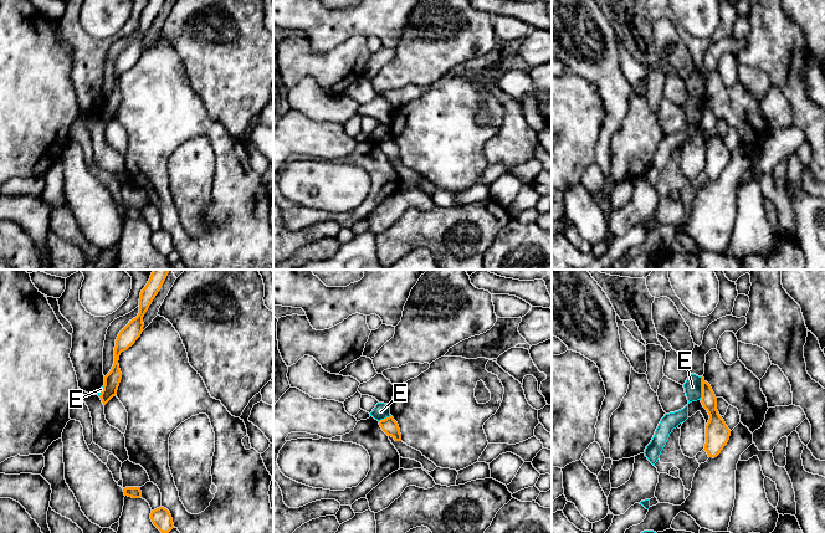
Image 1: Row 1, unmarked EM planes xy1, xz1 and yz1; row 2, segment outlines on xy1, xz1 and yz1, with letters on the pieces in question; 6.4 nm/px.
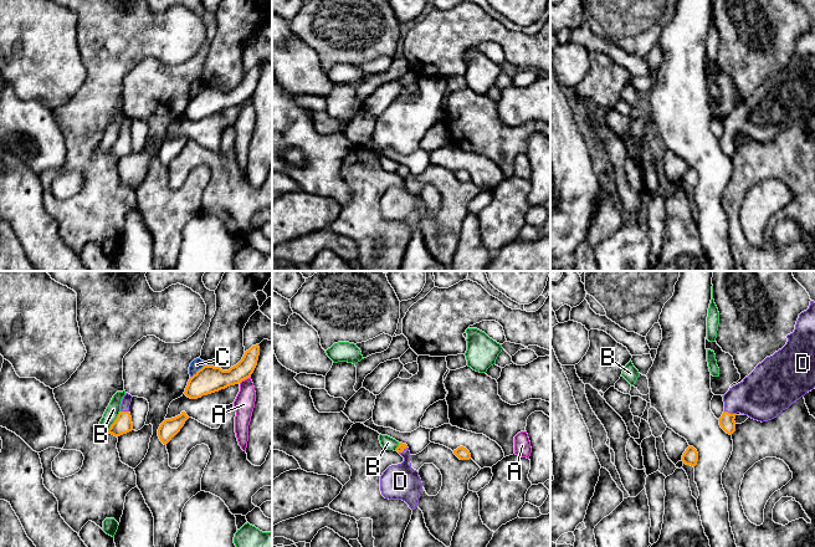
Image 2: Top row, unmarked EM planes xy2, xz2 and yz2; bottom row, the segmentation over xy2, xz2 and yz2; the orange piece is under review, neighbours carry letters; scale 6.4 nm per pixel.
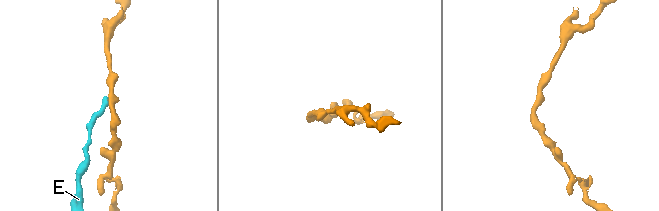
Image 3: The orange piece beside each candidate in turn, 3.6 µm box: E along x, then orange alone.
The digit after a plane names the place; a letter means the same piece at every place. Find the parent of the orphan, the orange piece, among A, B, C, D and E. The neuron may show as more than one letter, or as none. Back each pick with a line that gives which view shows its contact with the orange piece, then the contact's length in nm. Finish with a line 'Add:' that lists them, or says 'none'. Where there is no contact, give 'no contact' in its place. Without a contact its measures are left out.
D: meets orange in yz2; contact 80 nm long
Add: D

